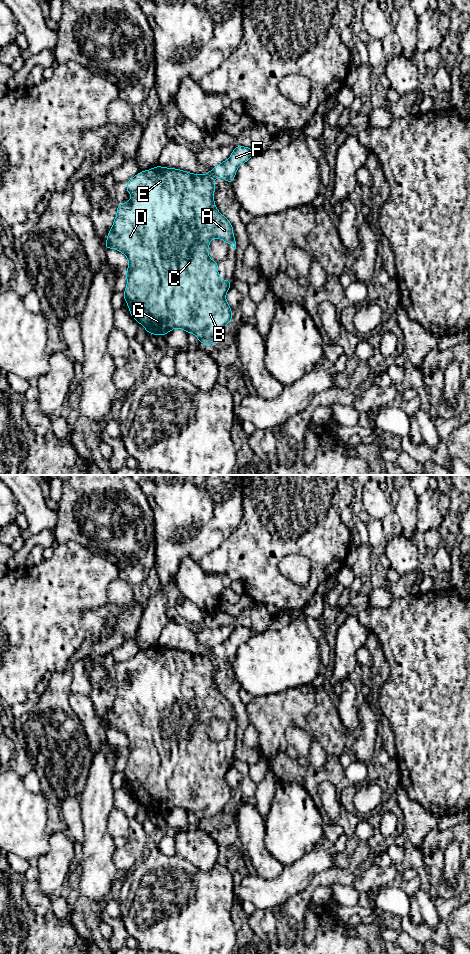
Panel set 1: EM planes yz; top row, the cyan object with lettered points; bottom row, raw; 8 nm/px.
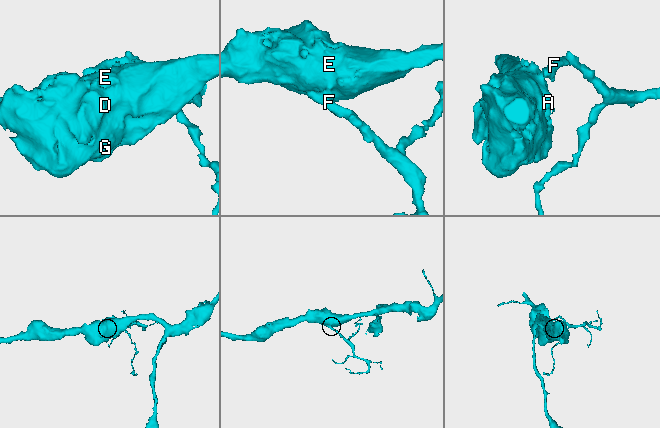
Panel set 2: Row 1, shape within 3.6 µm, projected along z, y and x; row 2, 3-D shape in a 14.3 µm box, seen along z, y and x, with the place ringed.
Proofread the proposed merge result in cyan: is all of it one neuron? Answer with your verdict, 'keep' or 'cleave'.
cleave

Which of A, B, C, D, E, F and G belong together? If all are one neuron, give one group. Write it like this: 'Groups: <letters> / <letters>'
Groups: A B C D E G / F

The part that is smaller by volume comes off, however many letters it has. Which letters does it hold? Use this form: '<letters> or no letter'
F

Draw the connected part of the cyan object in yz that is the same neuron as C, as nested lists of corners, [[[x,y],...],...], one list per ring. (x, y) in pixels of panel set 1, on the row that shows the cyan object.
[[[156,166],[147,171],[140,171],[136,176],[127,181],[126,190],[132,196],[128,202],[117,206],[117,214],[111,230],[108,232],[105,249],[113,248],[126,255],[128,258],[128,269],[125,274],[127,286],[123,292],[126,304],[130,309],[130,315],[140,323],[147,331],[154,335],[164,336],[174,328],[181,328],[187,333],[193,333],[201,344],[212,345],[217,343],[223,336],[223,330],[227,323],[232,322],[232,310],[226,301],[226,293],[232,281],[221,280],[218,273],[218,263],[213,261],[208,255],[208,248],[212,238],[219,238],[227,244],[231,244],[236,249],[236,239],[233,236],[233,226],[230,221],[223,216],[216,208],[214,203],[215,182],[210,174],[192,174],[175,168]]]

